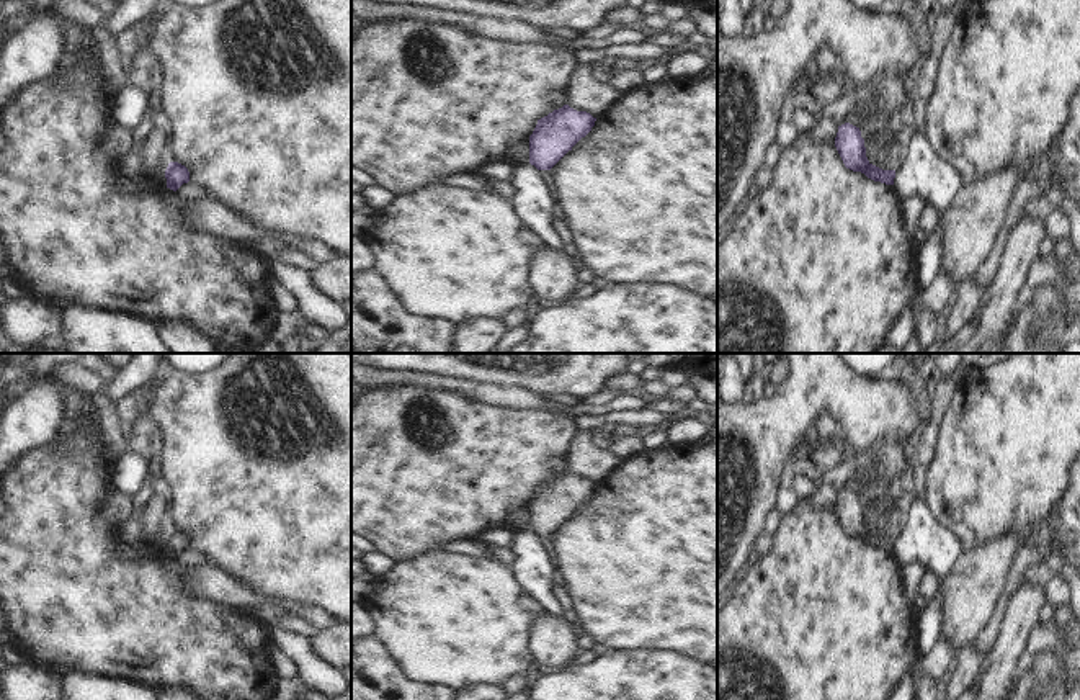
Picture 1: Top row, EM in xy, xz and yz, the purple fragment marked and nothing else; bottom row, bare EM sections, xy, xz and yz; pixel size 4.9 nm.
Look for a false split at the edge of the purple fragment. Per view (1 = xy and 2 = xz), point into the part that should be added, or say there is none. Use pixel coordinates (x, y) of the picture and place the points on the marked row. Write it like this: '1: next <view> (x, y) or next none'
1: next none
2: next none

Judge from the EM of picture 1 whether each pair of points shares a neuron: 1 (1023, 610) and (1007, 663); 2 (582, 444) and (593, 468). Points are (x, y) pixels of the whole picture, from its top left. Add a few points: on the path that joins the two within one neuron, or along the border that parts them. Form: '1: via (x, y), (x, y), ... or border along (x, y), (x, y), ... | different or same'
1: via (1017, 623), (1007, 650) | same
2: via (582, 450), (589, 462) | same

